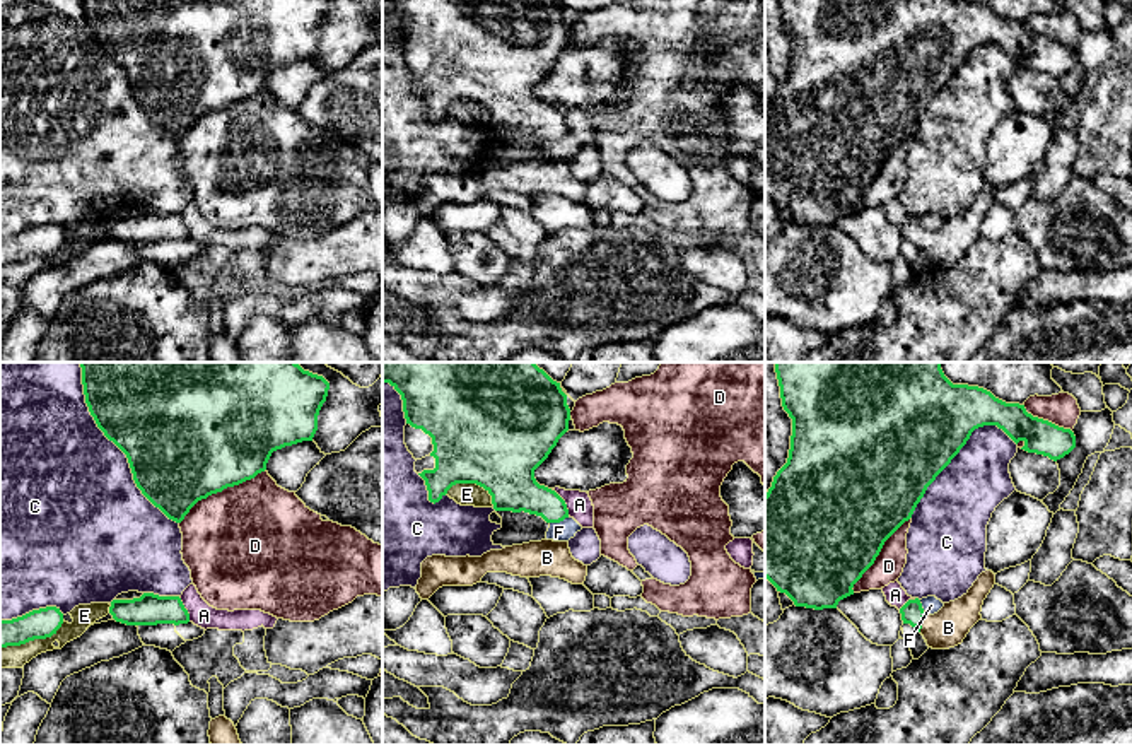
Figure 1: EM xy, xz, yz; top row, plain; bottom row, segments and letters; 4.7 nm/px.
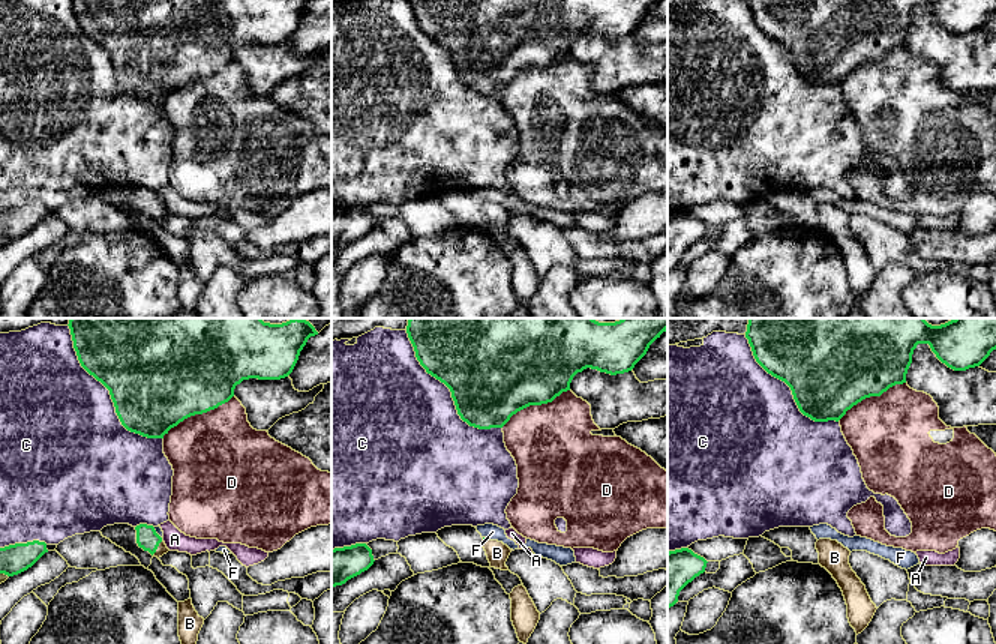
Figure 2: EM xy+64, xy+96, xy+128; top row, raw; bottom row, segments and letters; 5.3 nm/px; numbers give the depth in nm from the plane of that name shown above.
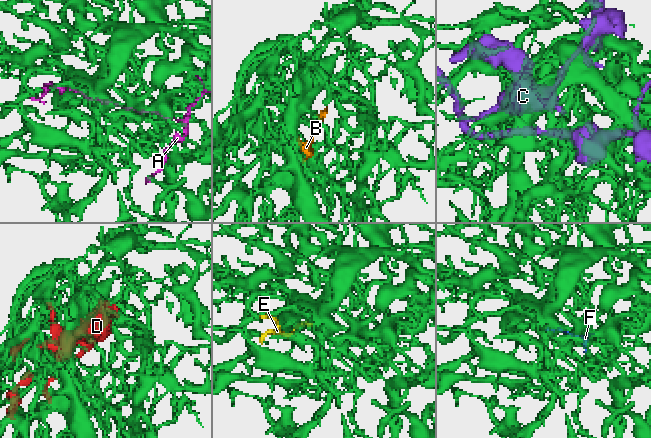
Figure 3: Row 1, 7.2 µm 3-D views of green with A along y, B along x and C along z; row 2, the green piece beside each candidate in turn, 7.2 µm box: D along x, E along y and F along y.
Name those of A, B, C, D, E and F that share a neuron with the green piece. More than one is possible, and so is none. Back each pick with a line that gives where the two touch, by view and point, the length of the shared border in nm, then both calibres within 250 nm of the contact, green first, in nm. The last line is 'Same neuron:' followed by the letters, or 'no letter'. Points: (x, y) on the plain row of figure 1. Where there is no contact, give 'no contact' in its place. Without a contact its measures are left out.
B: contact yz (922, 238); length 90 nm; calibres 110 and 180 nm
Same neuron: B

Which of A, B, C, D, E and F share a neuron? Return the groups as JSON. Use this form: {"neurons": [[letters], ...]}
{"neurons": [["A"], ["B"], ["C"], ["D"], ["E"], ["F"]]}

